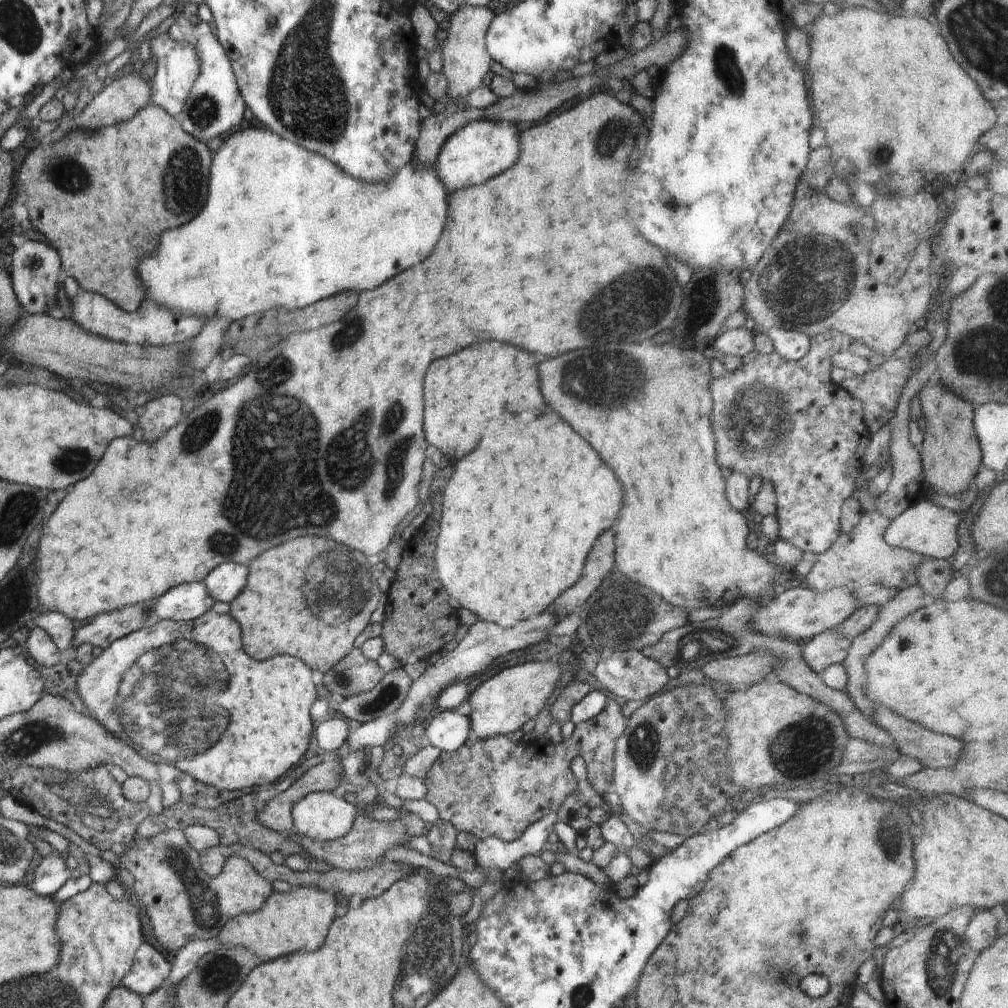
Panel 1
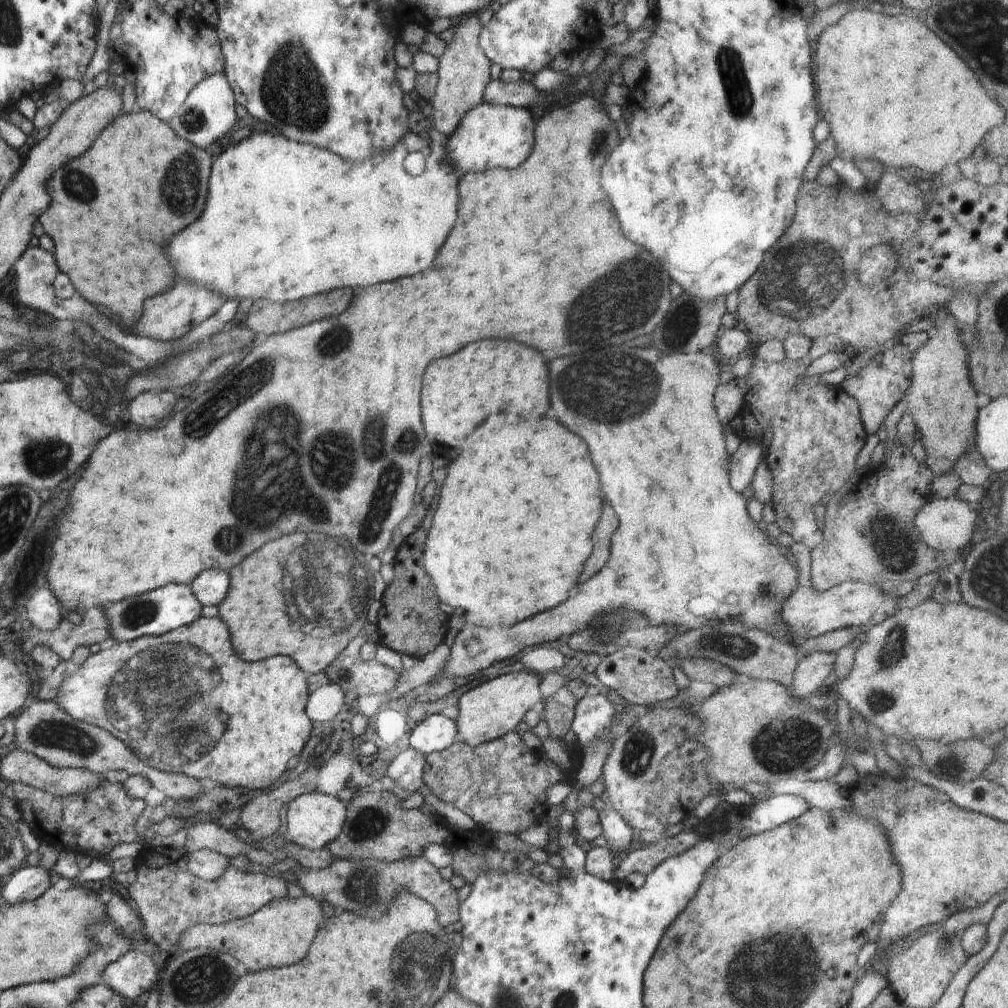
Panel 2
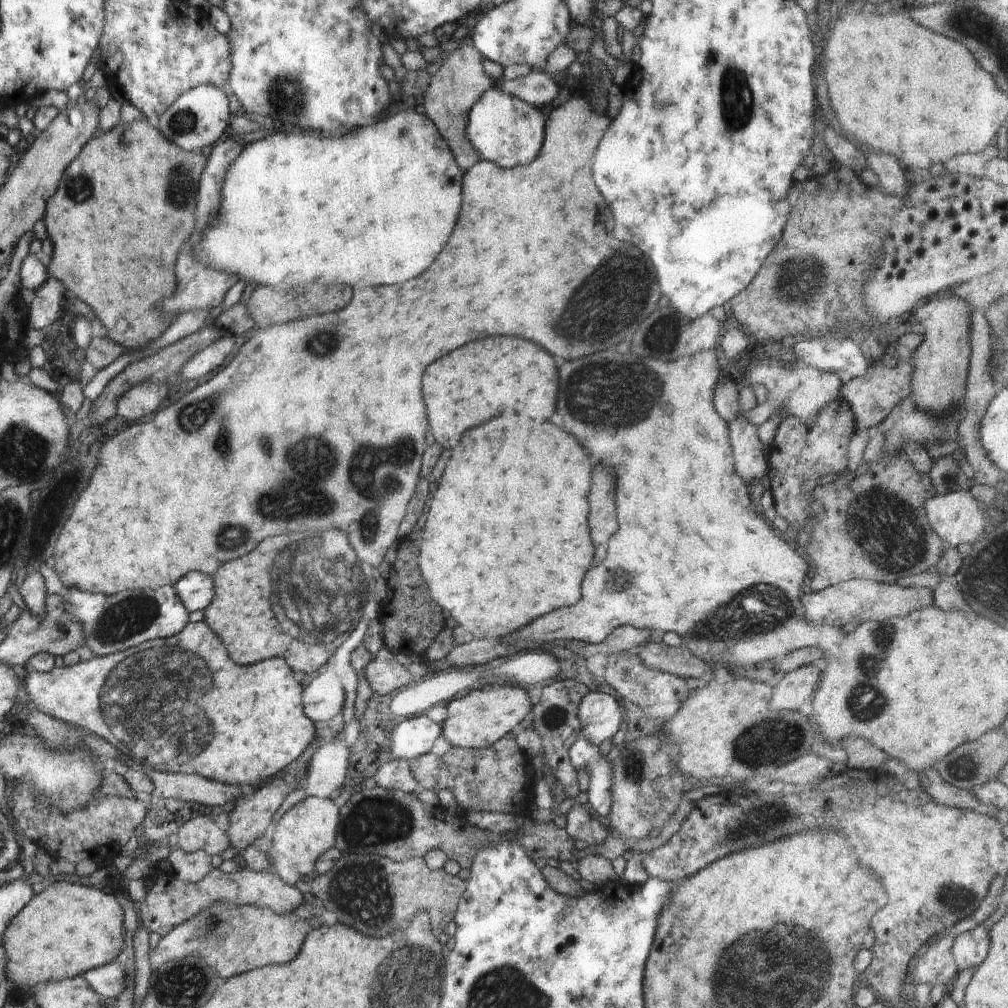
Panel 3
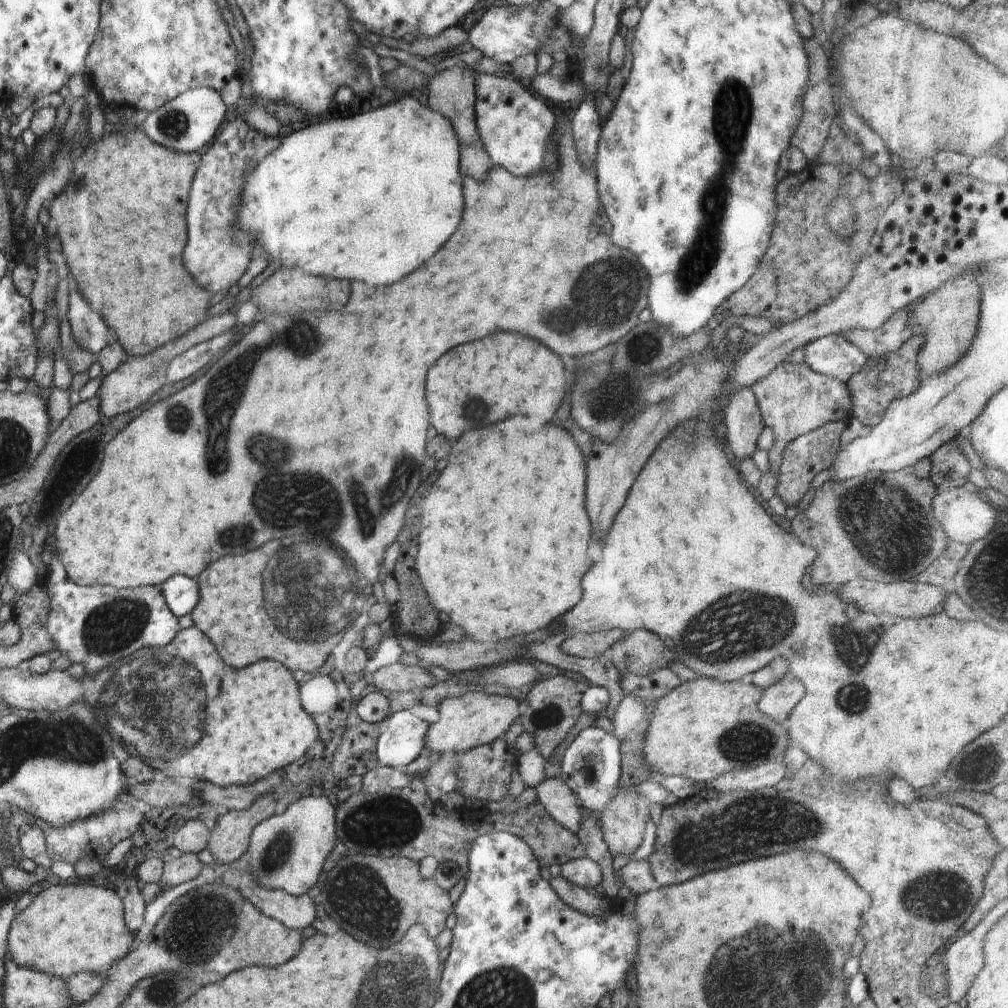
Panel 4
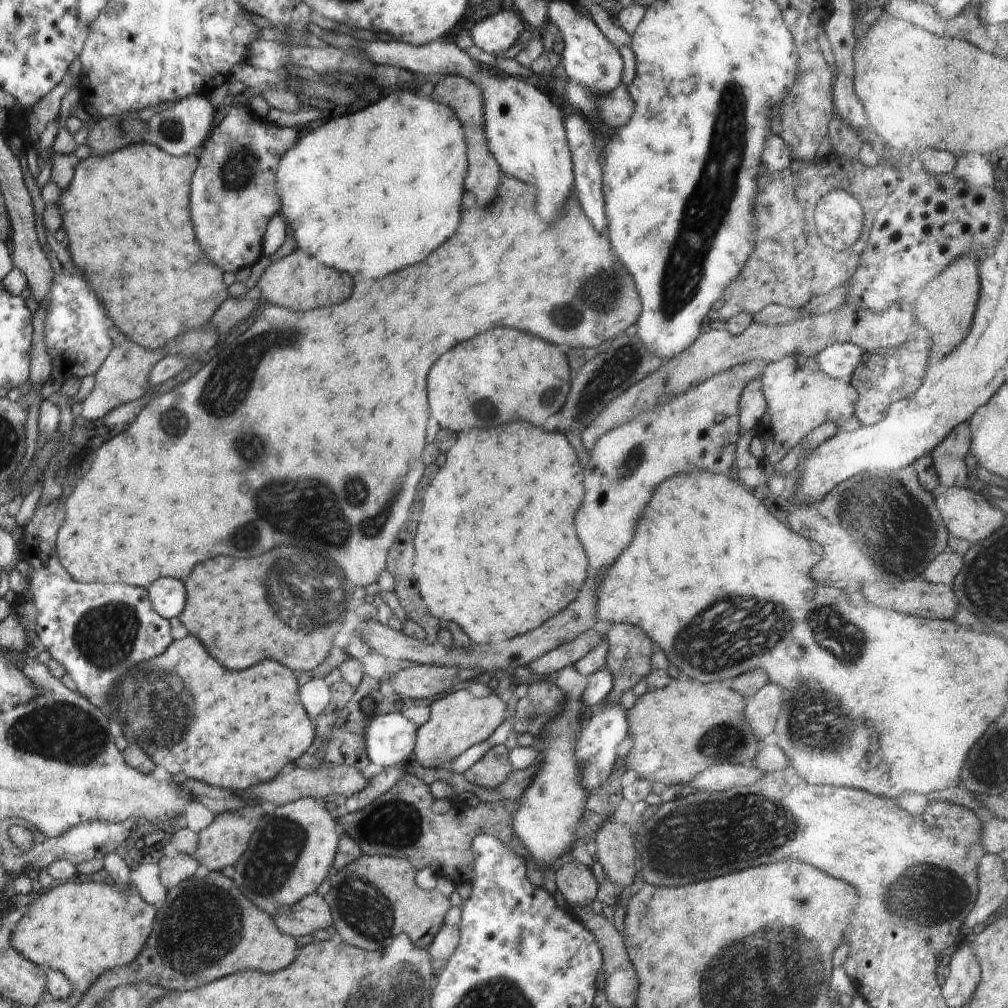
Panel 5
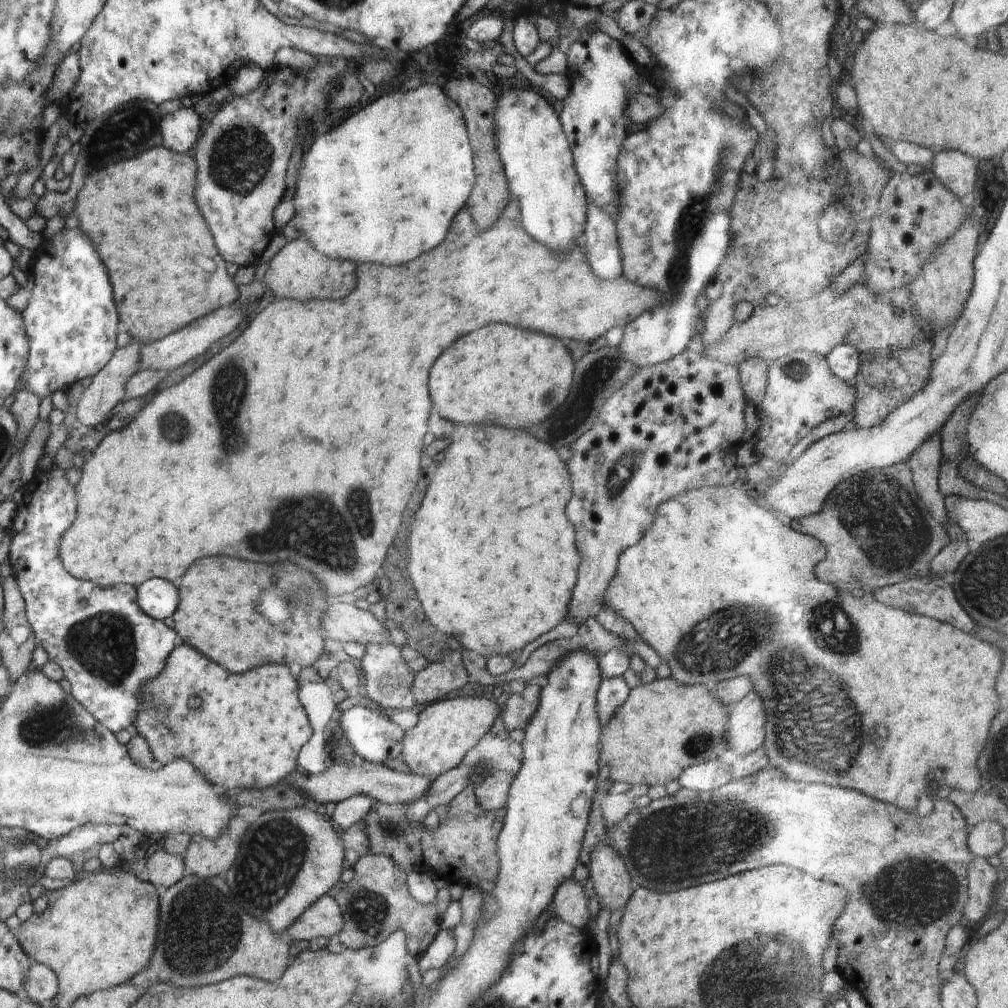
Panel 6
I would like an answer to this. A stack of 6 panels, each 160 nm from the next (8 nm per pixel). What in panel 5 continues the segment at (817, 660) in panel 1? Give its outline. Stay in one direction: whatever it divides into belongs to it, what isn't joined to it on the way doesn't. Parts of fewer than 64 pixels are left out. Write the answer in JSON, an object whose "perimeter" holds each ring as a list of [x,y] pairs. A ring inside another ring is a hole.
{"perimeter":[[[770,682],[747,701],[745,717],[760,741],[774,731],[774,724],[777,723],[782,702],[784,702],[782,688]]]}

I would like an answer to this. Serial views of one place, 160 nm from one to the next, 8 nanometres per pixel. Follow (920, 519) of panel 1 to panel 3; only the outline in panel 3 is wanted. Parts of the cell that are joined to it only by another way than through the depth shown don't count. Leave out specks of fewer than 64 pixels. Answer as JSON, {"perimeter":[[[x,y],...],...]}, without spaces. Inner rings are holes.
{"perimeter":[[[970,491],[934,494],[925,500],[924,510],[930,528],[945,546],[973,545],[984,530],[984,514]]]}

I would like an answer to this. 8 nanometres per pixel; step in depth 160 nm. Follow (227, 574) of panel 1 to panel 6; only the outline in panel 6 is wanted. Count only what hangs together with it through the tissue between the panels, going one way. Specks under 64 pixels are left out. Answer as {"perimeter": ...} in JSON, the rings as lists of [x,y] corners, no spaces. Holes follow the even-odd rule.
{"perimeter":[[[146,580],[137,587],[137,602],[142,612],[160,621],[172,617],[178,606],[178,590],[167,580]]]}

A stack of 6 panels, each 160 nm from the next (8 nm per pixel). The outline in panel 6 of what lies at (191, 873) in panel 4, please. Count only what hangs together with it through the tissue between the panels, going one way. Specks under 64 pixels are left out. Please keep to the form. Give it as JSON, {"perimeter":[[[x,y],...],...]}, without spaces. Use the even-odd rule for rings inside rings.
{"perimeter":[[[165,850],[157,851],[148,858],[148,880],[158,889],[168,889],[182,879],[184,862],[180,856],[172,856]]]}

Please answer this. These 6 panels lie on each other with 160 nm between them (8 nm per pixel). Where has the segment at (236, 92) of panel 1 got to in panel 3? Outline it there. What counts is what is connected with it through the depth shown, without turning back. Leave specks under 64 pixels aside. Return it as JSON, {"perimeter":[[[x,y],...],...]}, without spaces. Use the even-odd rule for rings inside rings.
{"perimeter":[[[198,85],[186,91],[168,107],[156,125],[167,139],[186,151],[200,151],[204,146],[214,144],[226,130],[230,130],[232,114],[227,90],[216,85]]]}

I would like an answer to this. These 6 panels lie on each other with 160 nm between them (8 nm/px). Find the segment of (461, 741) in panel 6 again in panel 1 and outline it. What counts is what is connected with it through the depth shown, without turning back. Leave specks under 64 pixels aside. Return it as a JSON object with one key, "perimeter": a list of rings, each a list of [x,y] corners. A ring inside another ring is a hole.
{"perimeter":[[[549,659],[547,661],[531,661],[520,665],[504,668],[489,680],[482,682],[469,695],[467,705],[470,707],[471,730],[478,738],[485,739],[491,736],[510,734],[520,730],[528,720],[536,718],[544,707],[548,707],[554,688],[557,688],[558,680],[567,671],[567,663],[560,660]]]}

